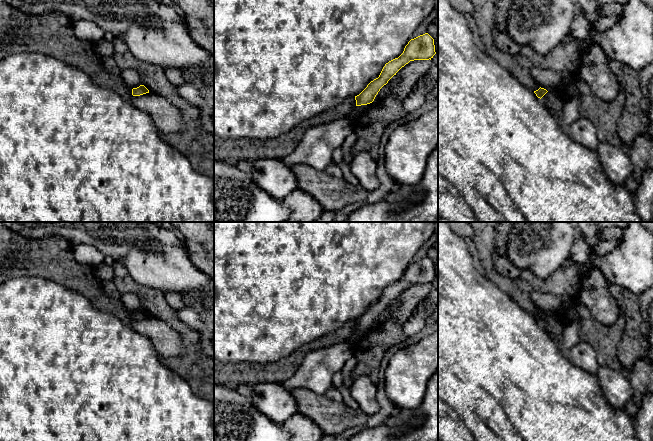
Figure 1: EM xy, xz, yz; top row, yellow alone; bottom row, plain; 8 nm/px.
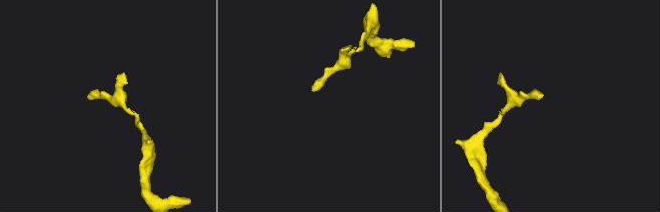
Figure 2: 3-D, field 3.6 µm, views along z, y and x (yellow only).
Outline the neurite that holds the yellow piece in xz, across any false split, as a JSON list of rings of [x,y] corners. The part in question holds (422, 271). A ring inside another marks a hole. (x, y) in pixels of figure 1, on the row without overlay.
[[[428,257],[411,263],[403,277],[386,287],[379,301],[371,305],[359,319],[355,320],[356,330],[372,327],[380,313],[410,285],[431,284],[435,278],[434,263]]]

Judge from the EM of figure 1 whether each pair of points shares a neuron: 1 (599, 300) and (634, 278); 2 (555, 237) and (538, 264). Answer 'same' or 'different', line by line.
1: different
2: same

